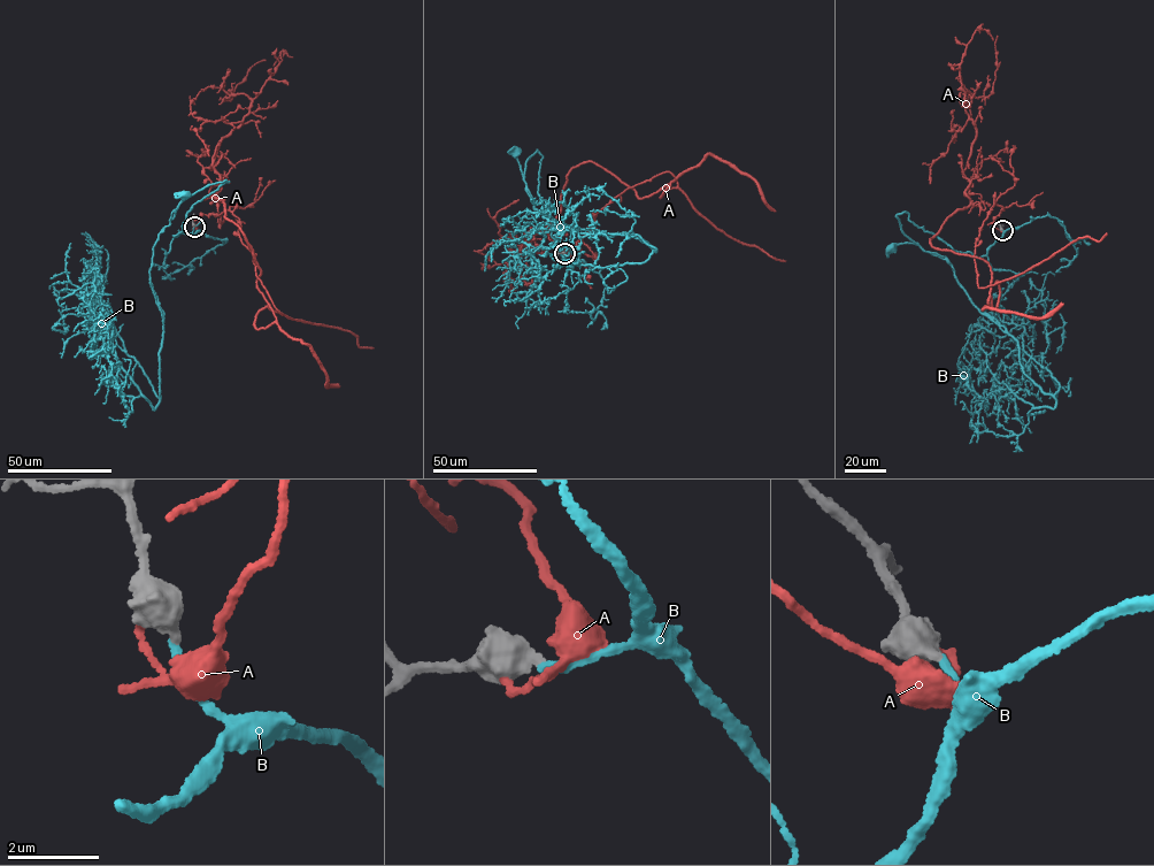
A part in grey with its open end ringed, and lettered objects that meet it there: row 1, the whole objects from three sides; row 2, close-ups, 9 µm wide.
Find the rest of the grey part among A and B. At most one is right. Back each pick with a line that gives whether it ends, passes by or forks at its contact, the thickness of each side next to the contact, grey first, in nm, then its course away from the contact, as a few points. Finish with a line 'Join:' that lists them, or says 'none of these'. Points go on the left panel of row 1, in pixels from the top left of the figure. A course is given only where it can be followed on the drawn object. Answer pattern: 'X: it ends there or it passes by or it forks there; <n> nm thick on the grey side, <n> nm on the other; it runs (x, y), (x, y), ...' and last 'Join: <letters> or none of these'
B: it ends there; 550 nm thick on the grey side, 180 nm on the other; it runs (194, 227), (194, 234), (174, 236), (184, 229), (192, 205), (229, 182), (209, 184), (186, 199), (183, 194)
Join: B

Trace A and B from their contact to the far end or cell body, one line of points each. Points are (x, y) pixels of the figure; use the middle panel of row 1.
A: (563, 253), (626, 190), (675, 177), (639, 199), (592, 162), (571, 169), (554, 224), (507, 260), (515, 290)
B: (564, 252), (570, 251), (552, 237), (552, 219), (538, 193), (543, 156), (537, 150), (523, 176), (515, 151)

